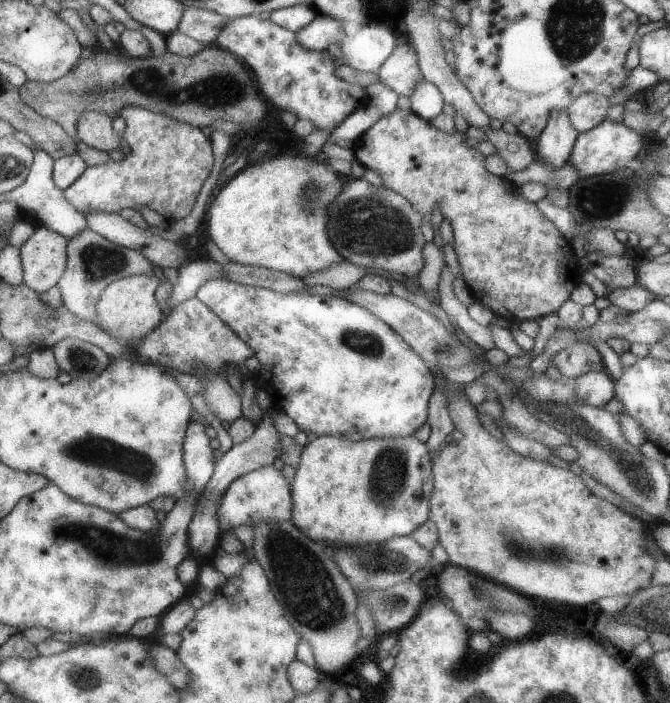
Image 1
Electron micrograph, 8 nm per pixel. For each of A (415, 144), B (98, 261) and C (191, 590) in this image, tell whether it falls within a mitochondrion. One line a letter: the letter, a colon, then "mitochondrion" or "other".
A: other
B: mitochondrion
C: other

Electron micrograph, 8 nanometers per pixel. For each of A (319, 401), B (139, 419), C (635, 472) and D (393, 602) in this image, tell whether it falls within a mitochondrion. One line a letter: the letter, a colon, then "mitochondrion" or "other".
A: other
B: other
C: mitochondrion
D: mitochondrion

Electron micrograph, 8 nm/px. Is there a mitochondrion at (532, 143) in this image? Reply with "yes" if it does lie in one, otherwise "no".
no

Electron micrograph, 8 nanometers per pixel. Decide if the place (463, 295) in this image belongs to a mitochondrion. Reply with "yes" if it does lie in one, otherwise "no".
no

